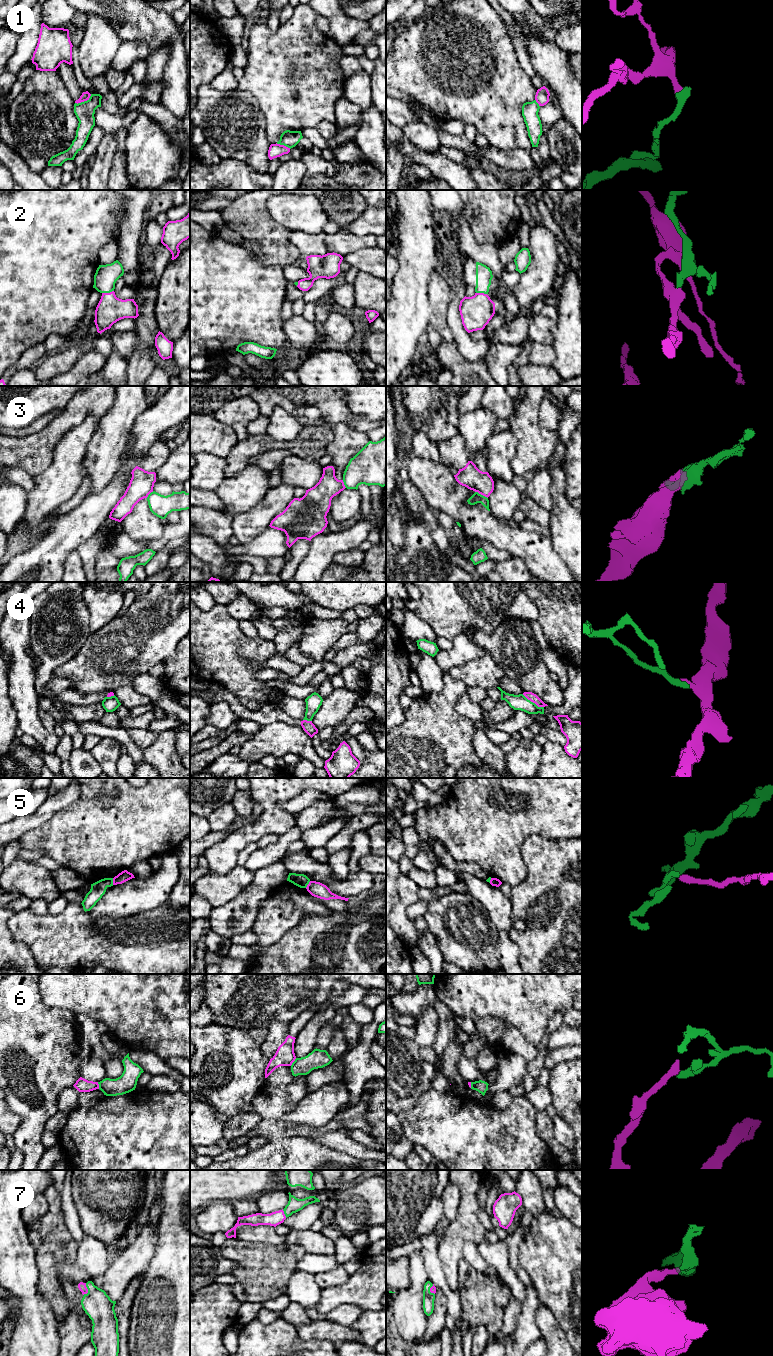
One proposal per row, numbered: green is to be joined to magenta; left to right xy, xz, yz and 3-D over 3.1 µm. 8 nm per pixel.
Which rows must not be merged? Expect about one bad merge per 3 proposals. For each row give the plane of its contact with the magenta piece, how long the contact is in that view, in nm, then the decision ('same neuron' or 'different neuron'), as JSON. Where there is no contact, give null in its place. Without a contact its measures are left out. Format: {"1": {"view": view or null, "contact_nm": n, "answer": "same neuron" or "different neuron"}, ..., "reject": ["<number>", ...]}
{"1": {"view": "xy", "contact_nm": 150, "answer": "different neuron"}, "2": {"view": "xy", "contact_nm": 100, "answer": "same neuron"}, "3": {"view": "yz", "contact_nm": 120, "answer": "different neuron"}, "4": {"view": "yz", "contact_nm": 200, "answer": "different neuron"}, "5": {"view": "xy", "contact_nm": 60, "answer": "different neuron"}, "6": {"view": "xz", "contact_nm": 80, "answer": "different neuron"}, "7": {"view": "xy", "contact_nm": 100, "answer": "same neuron"}, "reject": ["1", "3", "4", "5", "6"]}

